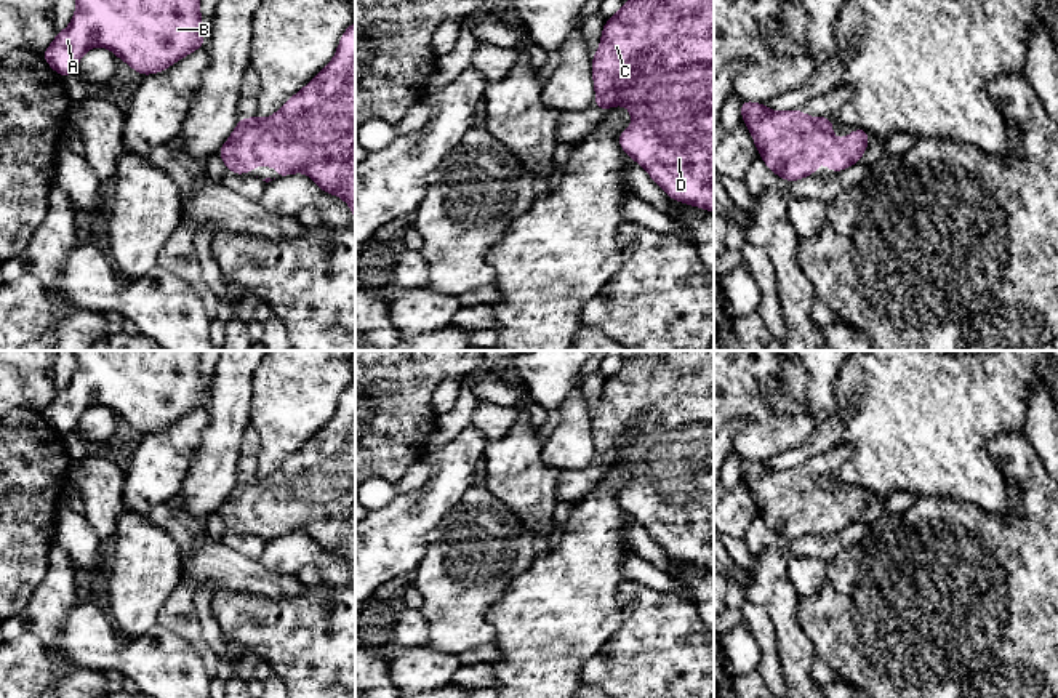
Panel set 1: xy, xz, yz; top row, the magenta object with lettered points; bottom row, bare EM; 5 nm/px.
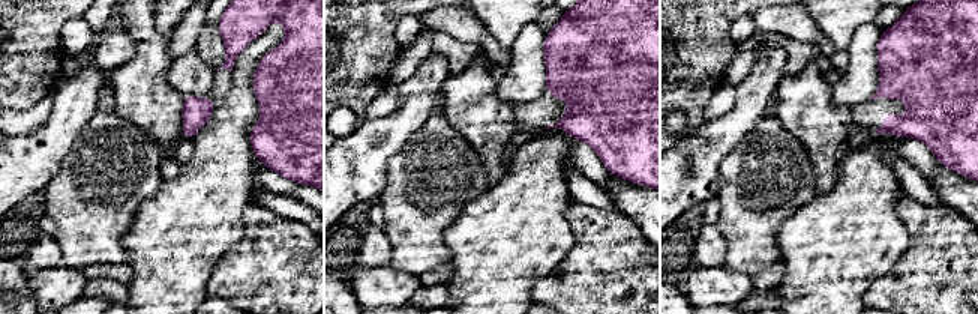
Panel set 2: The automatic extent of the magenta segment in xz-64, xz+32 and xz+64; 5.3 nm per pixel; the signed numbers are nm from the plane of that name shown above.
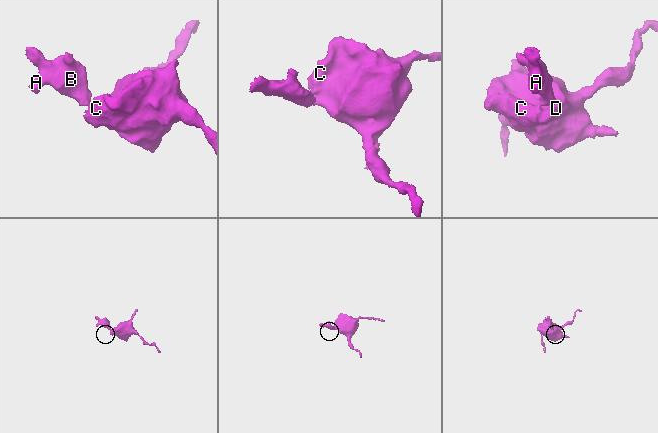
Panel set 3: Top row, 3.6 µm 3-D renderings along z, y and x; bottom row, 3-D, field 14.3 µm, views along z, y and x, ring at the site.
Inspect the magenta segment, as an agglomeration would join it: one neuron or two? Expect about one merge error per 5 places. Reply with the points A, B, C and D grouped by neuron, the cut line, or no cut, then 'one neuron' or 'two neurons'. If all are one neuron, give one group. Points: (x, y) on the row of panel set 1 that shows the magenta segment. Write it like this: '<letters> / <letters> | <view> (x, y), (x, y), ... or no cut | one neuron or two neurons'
A B C D | no cut | one neuron

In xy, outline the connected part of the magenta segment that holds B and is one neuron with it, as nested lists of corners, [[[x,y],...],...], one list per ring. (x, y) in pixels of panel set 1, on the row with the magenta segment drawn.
[[[77,0],[67,29],[42,53],[61,77],[77,72],[80,58],[94,46],[109,48],[141,75],[158,74],[189,53],[205,48],[200,0]]]

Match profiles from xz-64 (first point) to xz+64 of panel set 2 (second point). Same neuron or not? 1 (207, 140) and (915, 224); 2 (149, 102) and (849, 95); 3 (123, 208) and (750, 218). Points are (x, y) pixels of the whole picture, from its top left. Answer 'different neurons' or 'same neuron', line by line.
1: different neurons
2: different neurons
3: same neuron

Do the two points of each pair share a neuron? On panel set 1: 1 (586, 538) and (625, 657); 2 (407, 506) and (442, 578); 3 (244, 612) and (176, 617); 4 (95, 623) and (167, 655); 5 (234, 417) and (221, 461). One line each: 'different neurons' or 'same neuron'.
1: different neurons
2: different neurons
3: different neurons
4: same neuron
5: same neuron

